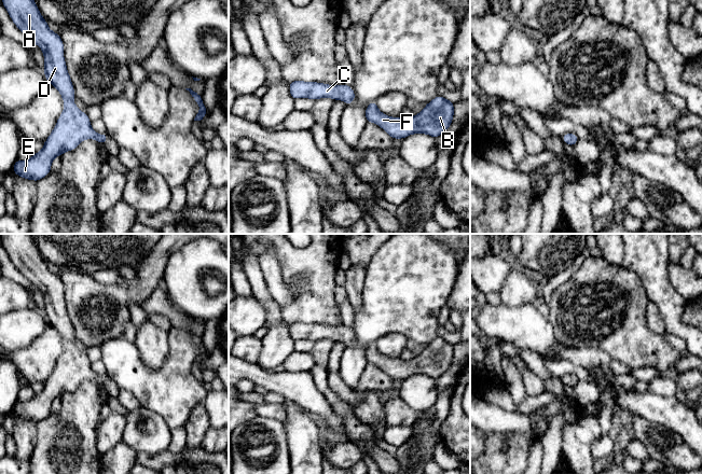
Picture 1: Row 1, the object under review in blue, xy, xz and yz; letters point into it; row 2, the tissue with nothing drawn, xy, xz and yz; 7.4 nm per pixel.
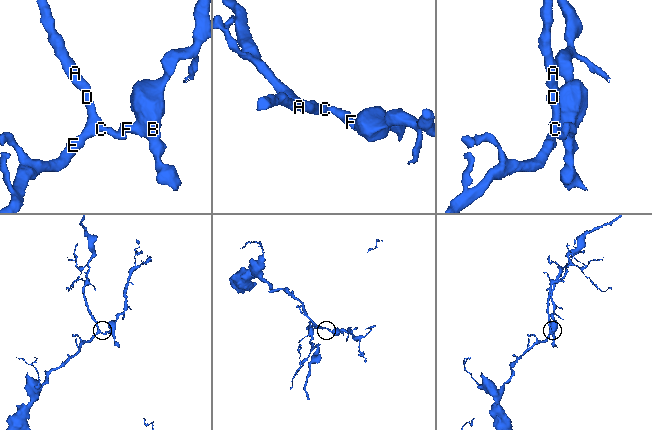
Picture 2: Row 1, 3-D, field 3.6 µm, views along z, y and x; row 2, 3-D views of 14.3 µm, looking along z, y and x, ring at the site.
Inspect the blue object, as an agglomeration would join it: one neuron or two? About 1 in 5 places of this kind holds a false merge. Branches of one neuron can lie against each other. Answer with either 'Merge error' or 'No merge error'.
No merge error

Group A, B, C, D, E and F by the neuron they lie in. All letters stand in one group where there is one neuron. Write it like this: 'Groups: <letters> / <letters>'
Groups: A B C D E F

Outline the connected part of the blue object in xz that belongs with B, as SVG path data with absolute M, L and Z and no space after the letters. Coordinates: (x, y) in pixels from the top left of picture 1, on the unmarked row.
M438 336L410 361L382 354L375 343L366 349L366 361L383 370L393 380L403 380L413 375L426 375L438 379L449 371L454 358L454 345Z

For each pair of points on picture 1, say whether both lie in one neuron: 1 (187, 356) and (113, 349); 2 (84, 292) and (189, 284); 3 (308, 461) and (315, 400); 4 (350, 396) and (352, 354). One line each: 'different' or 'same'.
1: same
2: different
3: different
4: different

